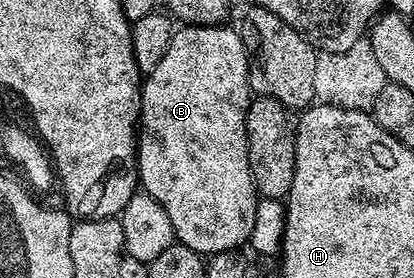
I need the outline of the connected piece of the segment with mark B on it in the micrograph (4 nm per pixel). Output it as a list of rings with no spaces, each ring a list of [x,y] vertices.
[[[197,24],[183,26],[172,35],[169,42],[169,50],[165,50],[165,58],[157,62],[152,72],[146,73],[141,84],[141,99],[139,102],[139,127],[137,129],[137,167],[139,169],[139,184],[142,191],[152,196],[169,214],[169,222],[173,222],[175,239],[180,244],[189,246],[200,254],[212,254],[217,252],[229,252],[238,249],[238,244],[246,245],[251,238],[253,230],[253,218],[255,217],[255,205],[257,193],[255,183],[251,177],[249,166],[249,150],[247,149],[247,111],[253,99],[251,83],[247,77],[247,47],[243,45],[243,37],[228,26],[218,24]]]

